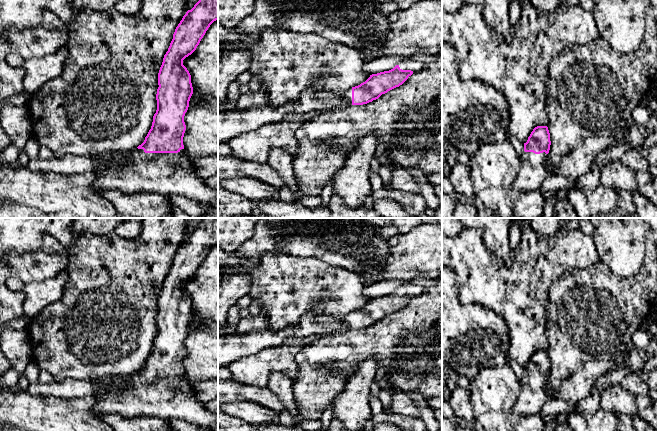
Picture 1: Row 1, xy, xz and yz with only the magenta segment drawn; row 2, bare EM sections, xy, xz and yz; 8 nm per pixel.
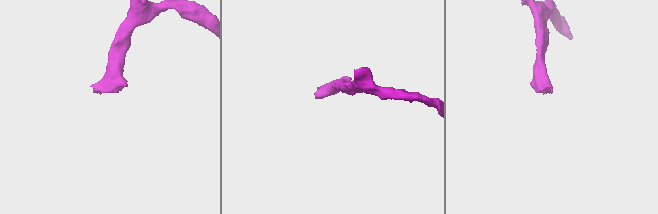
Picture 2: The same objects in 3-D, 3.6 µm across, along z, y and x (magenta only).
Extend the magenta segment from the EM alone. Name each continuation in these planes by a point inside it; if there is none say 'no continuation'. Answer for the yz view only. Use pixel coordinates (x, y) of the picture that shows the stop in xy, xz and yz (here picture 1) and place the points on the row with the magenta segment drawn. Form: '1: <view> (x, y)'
1: yz (533, 171)

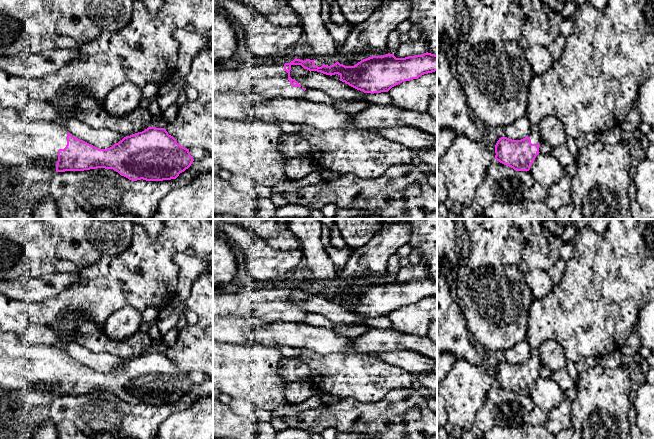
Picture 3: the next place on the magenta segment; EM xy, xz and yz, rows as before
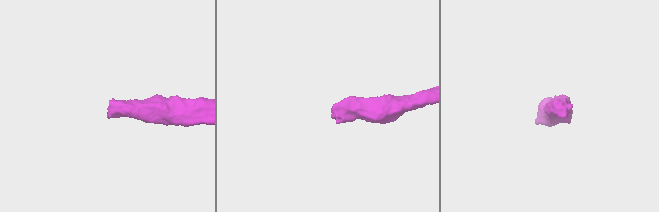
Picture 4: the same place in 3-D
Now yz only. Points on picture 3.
1: yz (535, 138)

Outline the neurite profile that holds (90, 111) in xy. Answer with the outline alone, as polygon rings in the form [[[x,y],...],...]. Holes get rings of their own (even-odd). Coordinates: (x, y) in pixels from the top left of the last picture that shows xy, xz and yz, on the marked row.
[[[91,95],[80,96],[76,110],[72,113],[63,112],[62,116],[63,119],[75,118],[91,128],[107,129],[124,137],[144,131],[152,121],[150,111],[140,106],[122,116],[112,115],[107,112],[103,102]]]

